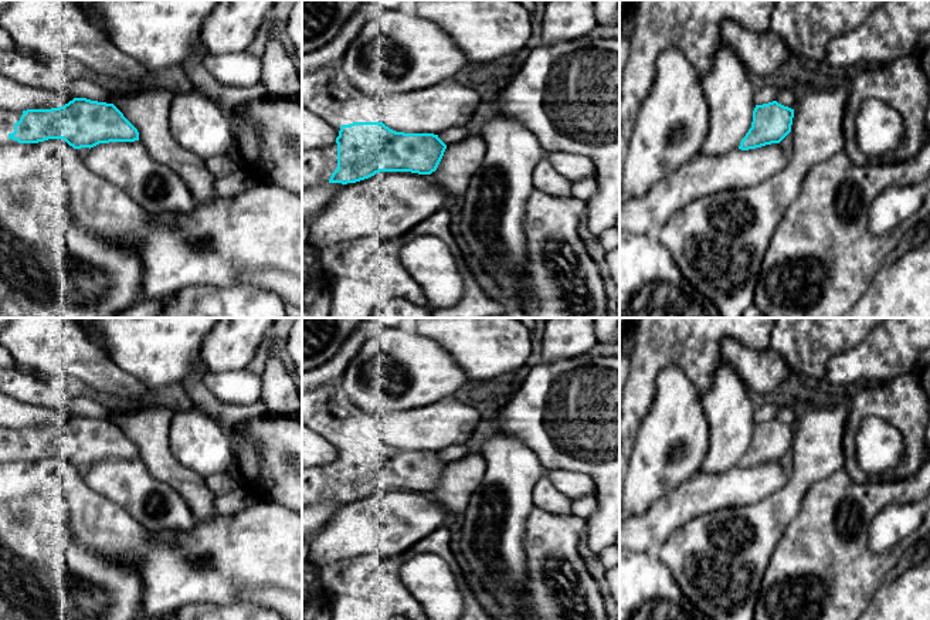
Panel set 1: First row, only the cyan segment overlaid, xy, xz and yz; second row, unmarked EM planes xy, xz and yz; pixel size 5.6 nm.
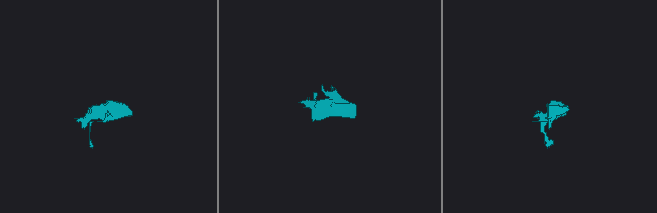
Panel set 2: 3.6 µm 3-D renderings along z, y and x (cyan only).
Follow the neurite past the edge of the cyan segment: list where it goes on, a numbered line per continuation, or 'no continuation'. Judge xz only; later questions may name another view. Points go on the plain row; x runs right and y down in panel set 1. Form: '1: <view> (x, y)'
1: xz (461, 478)

